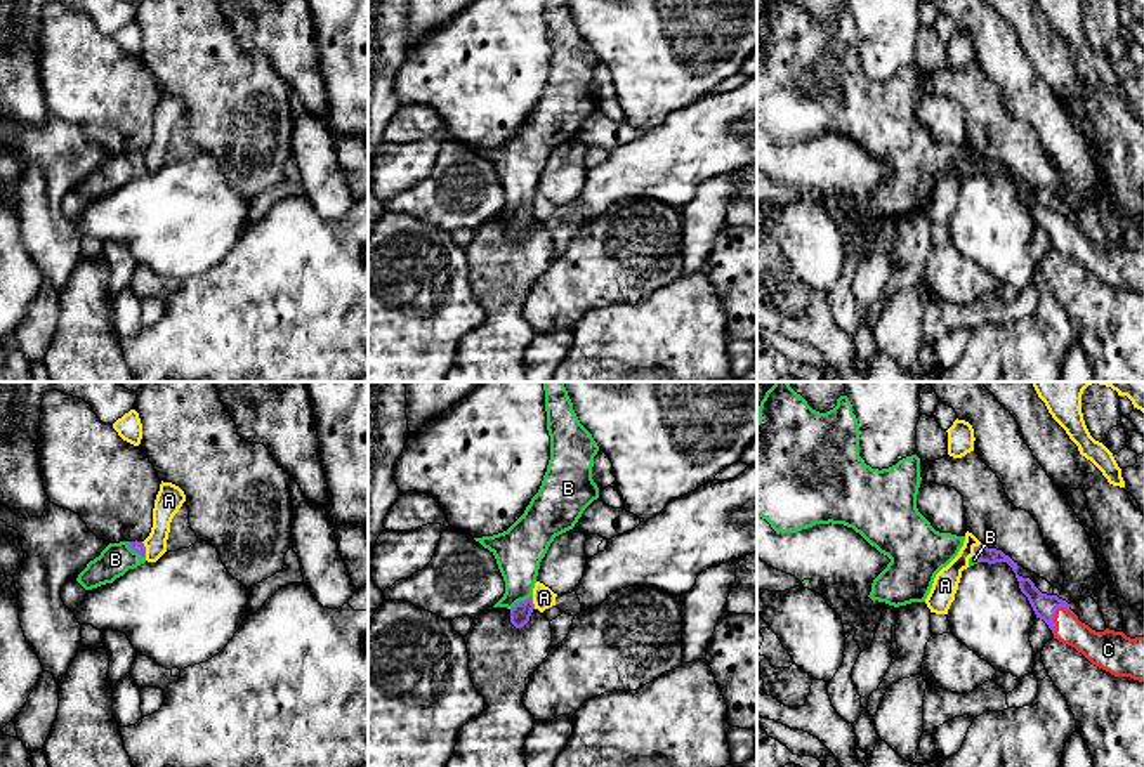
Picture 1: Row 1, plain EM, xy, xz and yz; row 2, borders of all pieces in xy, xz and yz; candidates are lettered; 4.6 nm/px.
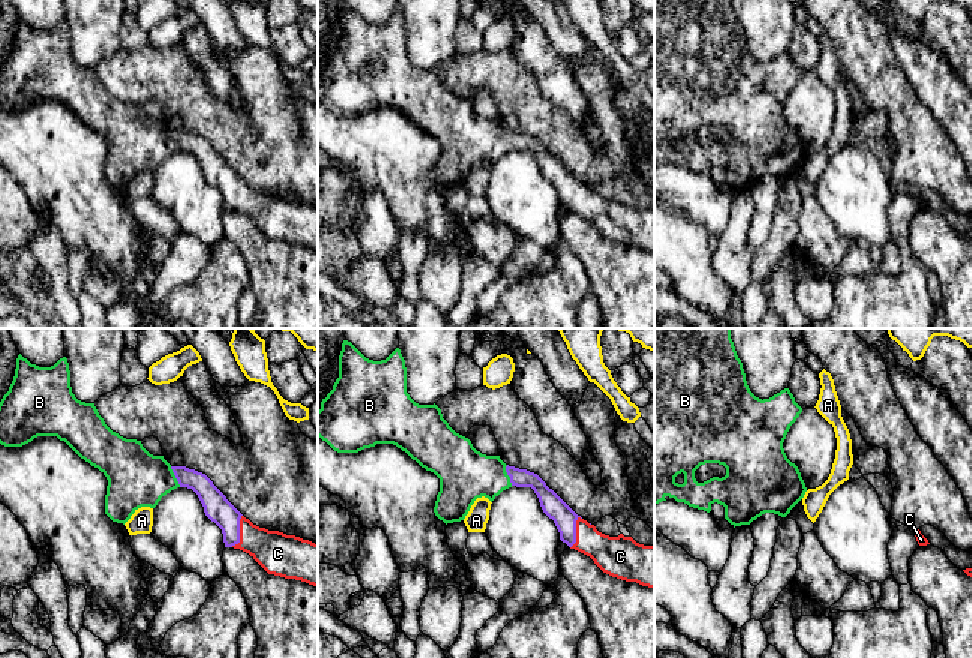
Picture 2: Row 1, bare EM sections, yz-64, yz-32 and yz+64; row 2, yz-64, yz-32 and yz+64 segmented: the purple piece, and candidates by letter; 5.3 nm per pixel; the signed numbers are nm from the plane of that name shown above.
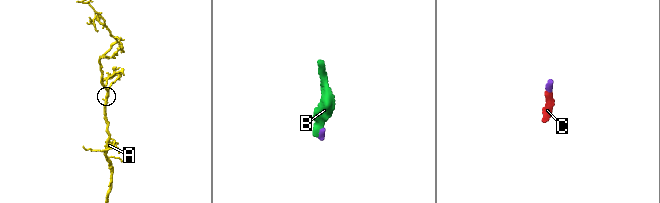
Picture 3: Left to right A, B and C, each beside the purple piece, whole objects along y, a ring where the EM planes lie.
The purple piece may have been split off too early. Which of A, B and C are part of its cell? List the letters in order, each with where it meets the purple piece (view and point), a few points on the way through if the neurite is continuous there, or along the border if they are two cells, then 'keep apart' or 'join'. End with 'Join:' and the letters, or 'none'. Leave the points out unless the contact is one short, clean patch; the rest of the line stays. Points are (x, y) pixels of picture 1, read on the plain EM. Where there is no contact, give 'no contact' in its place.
A: meets purple in xy at (144, 160); border along xy (141, 153), (146, 167); keep apart
B: meets purple in xz at (521, 212); runs through xz (519, 226), (521, 212), (518, 162); join
C: meets purple in yz at (1054, 226); runs through yz (1044, 217), (1054, 226), (1075, 245), (1096, 257); join
Join: B, C

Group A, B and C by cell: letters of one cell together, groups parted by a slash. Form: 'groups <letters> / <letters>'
groups A / B C

